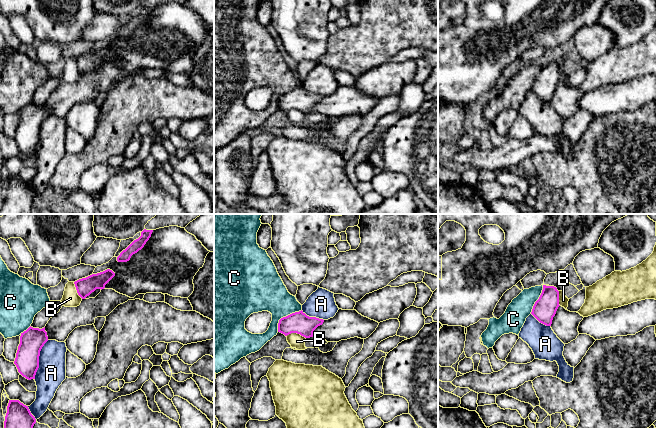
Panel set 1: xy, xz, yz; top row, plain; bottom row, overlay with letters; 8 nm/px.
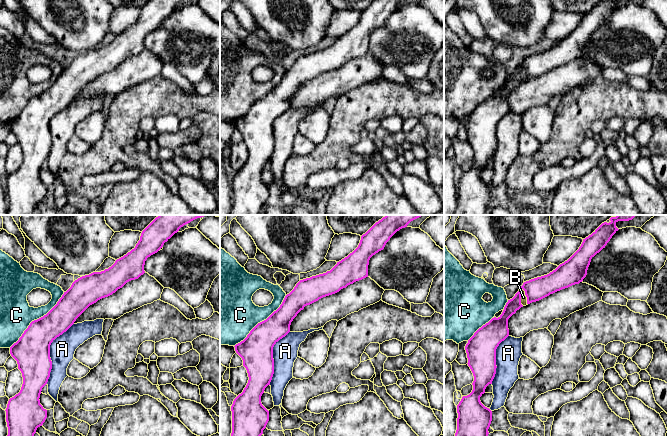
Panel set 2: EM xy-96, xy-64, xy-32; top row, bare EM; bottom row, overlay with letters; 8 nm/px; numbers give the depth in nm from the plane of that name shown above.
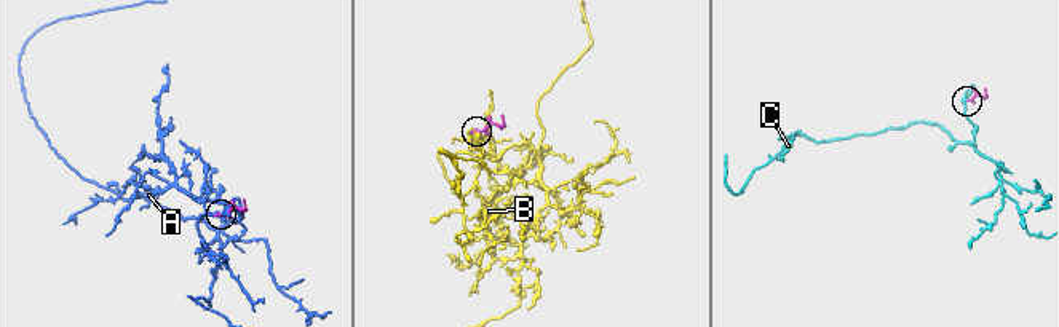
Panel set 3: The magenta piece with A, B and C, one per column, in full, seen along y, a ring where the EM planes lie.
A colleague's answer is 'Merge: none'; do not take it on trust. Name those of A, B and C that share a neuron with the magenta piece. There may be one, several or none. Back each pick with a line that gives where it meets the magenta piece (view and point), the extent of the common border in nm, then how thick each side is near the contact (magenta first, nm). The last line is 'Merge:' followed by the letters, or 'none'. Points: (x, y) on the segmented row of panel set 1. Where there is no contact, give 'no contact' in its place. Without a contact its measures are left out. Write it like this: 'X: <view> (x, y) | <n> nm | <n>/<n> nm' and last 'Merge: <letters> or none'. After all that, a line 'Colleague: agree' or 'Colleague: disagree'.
Merge: none
Colleague: agree

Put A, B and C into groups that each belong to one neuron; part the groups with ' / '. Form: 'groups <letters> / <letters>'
groups A / B / C

